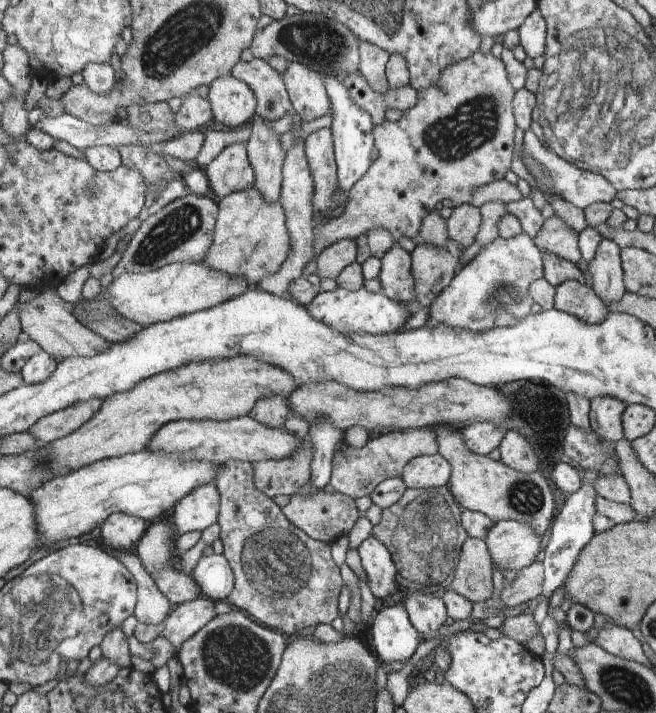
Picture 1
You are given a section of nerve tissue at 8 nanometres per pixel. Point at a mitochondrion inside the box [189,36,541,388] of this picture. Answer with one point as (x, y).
(473, 124)

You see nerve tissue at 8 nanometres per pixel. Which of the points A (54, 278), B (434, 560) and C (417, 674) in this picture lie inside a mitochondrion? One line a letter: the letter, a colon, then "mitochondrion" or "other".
A: other
B: mitochondrion
C: other

